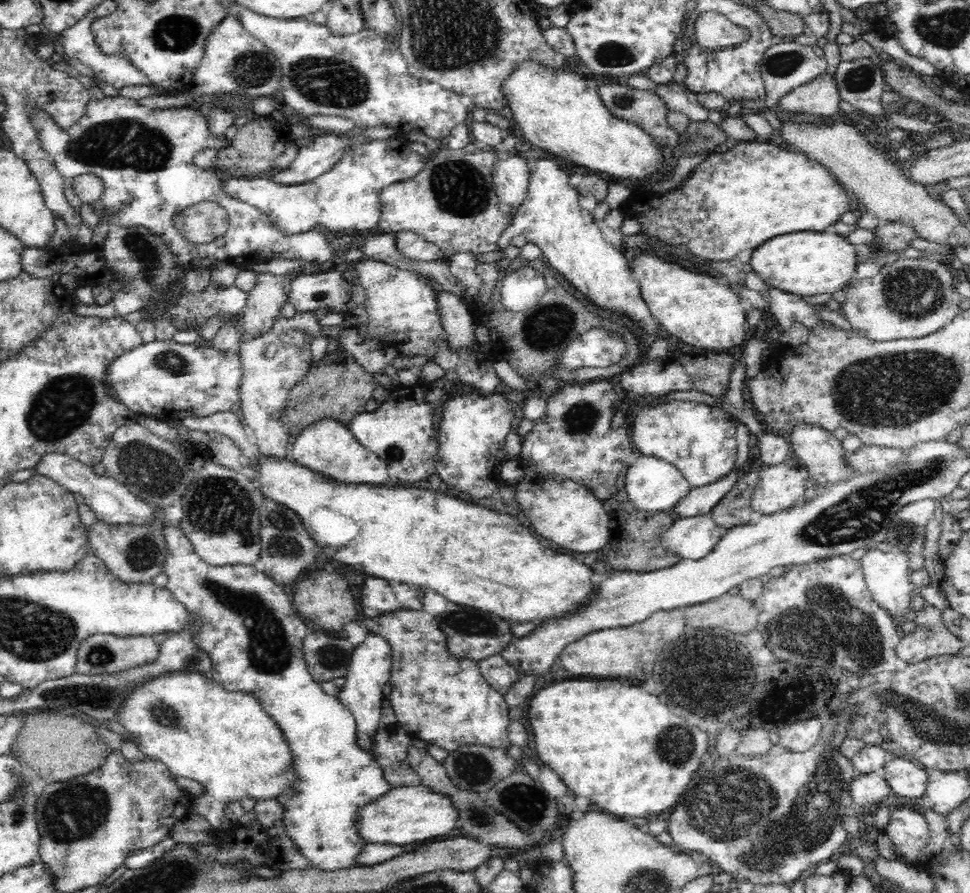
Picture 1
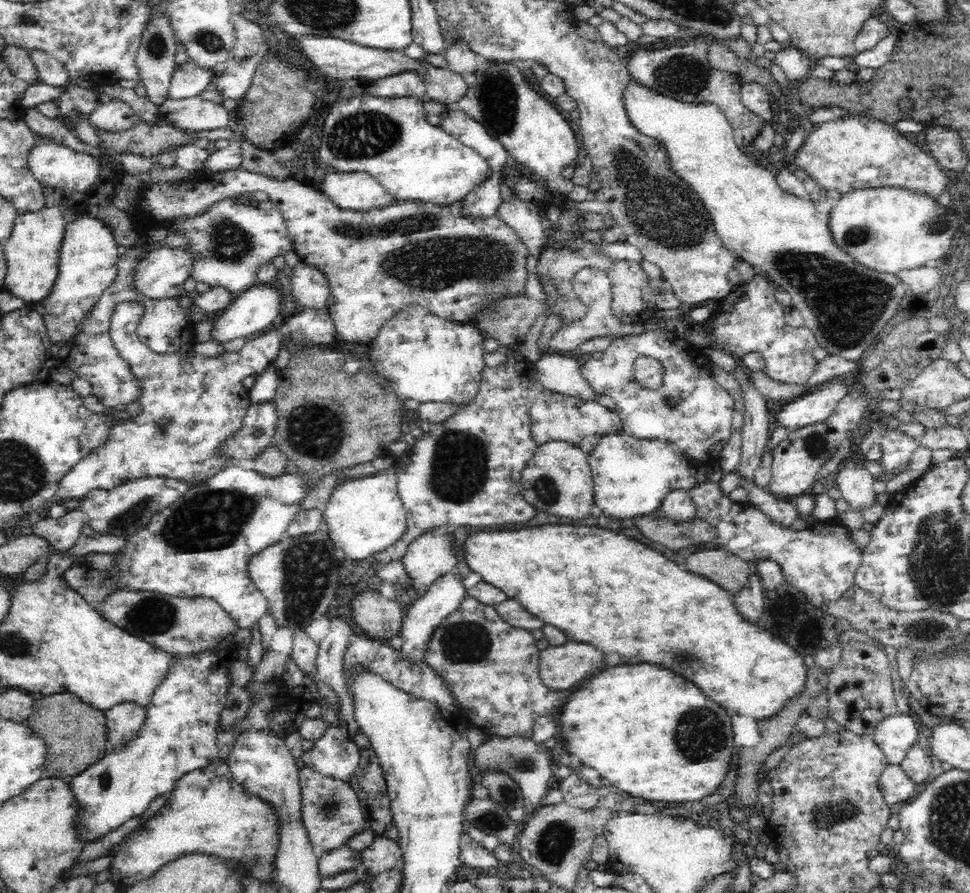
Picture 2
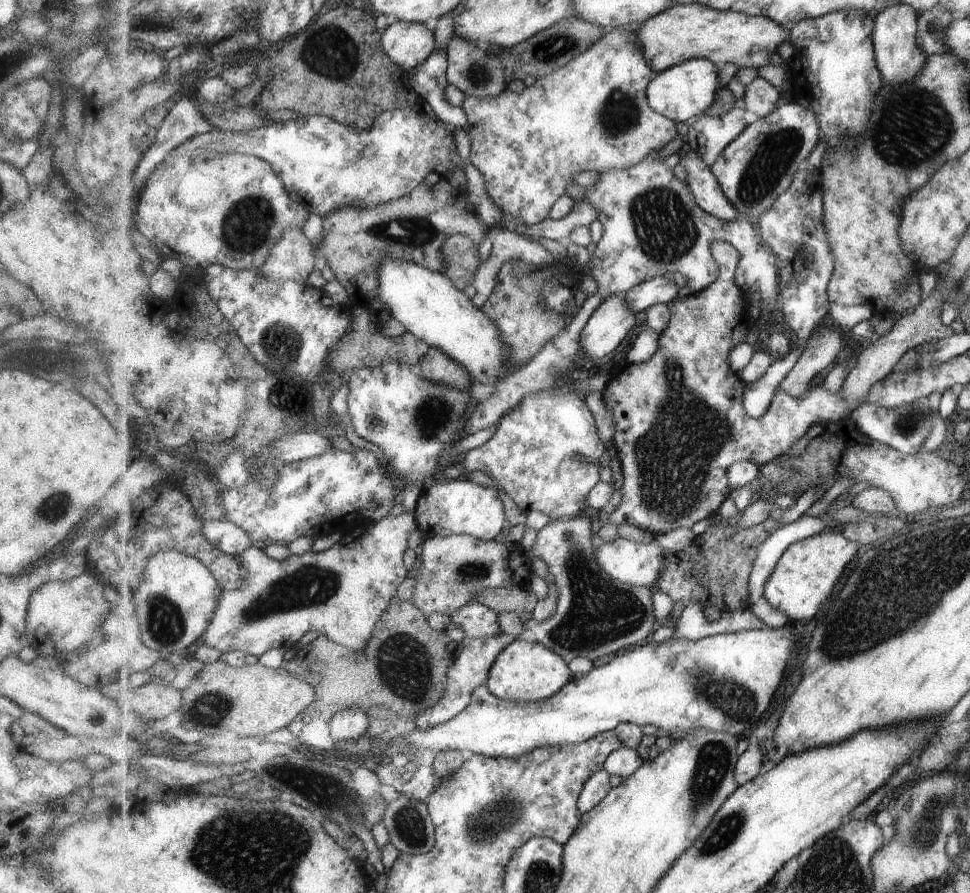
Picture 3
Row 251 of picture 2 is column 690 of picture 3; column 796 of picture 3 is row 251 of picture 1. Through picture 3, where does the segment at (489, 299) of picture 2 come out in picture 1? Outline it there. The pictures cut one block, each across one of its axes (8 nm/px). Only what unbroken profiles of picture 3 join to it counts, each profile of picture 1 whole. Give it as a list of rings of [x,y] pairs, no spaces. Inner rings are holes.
[[[412,231],[396,233],[396,246],[404,258],[420,260],[420,262],[436,262],[447,260],[446,253],[432,242],[428,242],[419,234]]]

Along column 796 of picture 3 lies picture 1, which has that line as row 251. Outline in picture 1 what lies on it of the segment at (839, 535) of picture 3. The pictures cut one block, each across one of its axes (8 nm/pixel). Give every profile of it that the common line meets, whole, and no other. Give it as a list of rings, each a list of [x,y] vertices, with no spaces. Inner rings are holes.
[[[536,158],[534,160],[534,170],[532,170],[532,174],[529,174],[529,187],[527,188],[526,198],[522,202],[522,206],[519,206],[518,210],[513,213],[510,227],[505,232],[502,232],[502,236],[498,241],[499,250],[506,250],[514,236],[524,235],[527,241],[538,244],[548,263],[565,279],[568,279],[576,290],[582,291],[582,295],[588,297],[590,301],[594,301],[598,308],[606,307],[616,311],[626,311],[626,315],[632,317],[640,325],[644,335],[660,336],[662,328],[652,316],[646,301],[642,299],[639,282],[633,276],[629,265],[629,254],[618,246],[606,242],[602,232],[598,229],[598,225],[594,223],[591,206],[585,202],[575,185],[575,179],[568,176],[568,172],[562,170],[554,160]]]

